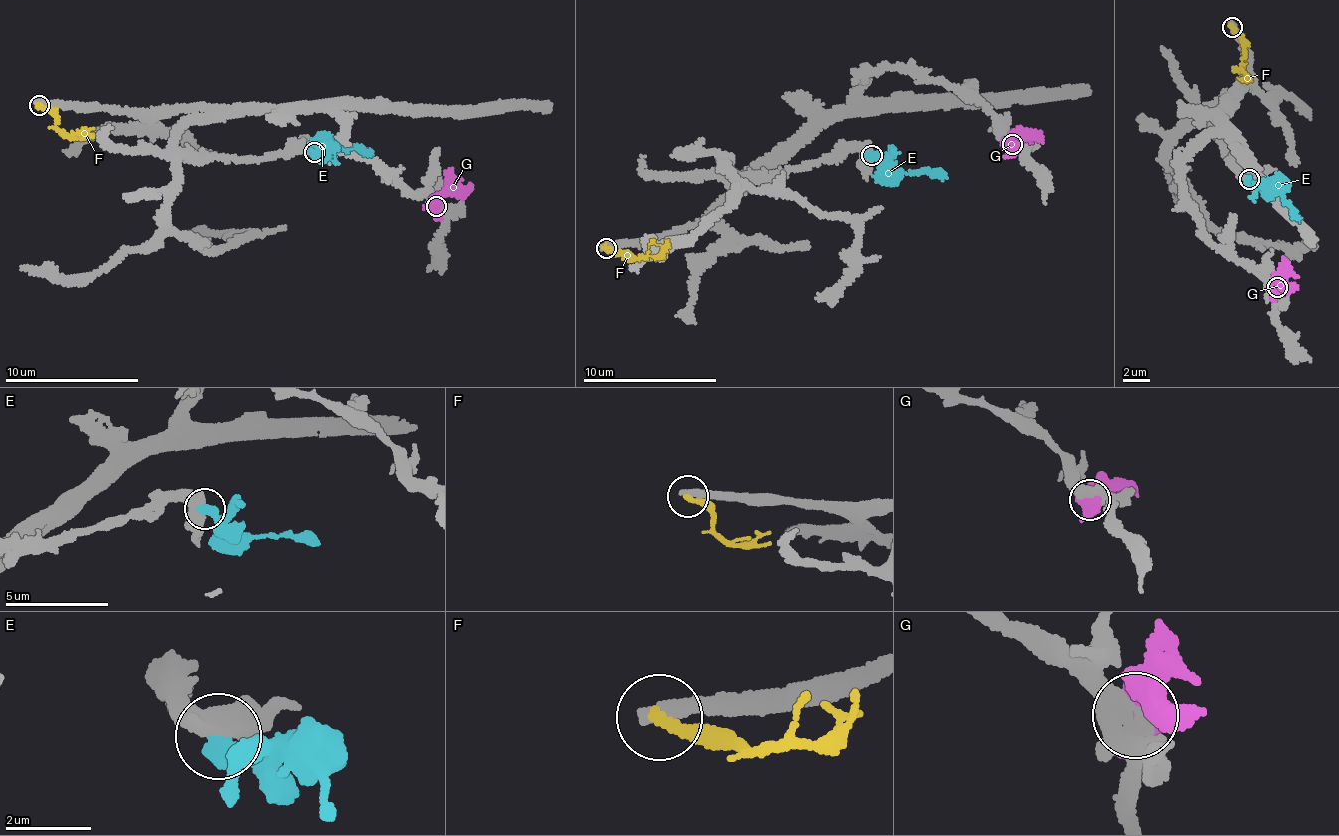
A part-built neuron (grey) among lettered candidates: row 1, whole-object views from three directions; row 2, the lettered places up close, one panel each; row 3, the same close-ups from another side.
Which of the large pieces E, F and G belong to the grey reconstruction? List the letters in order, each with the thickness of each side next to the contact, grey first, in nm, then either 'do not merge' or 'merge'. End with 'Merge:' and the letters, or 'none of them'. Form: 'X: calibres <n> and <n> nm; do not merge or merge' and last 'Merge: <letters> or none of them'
E: calibres 480 and 440 nm; do not merge
F: calibres 360 and 240 nm; do not merge
G: calibres 440 and 850 nm; do not merge
Merge: none of them

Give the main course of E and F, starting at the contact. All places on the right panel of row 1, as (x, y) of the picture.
E: (1249, 181), (1283, 195), (1299, 223)
F: (1231, 28), (1245, 49), (1247, 77), (1238, 79)

